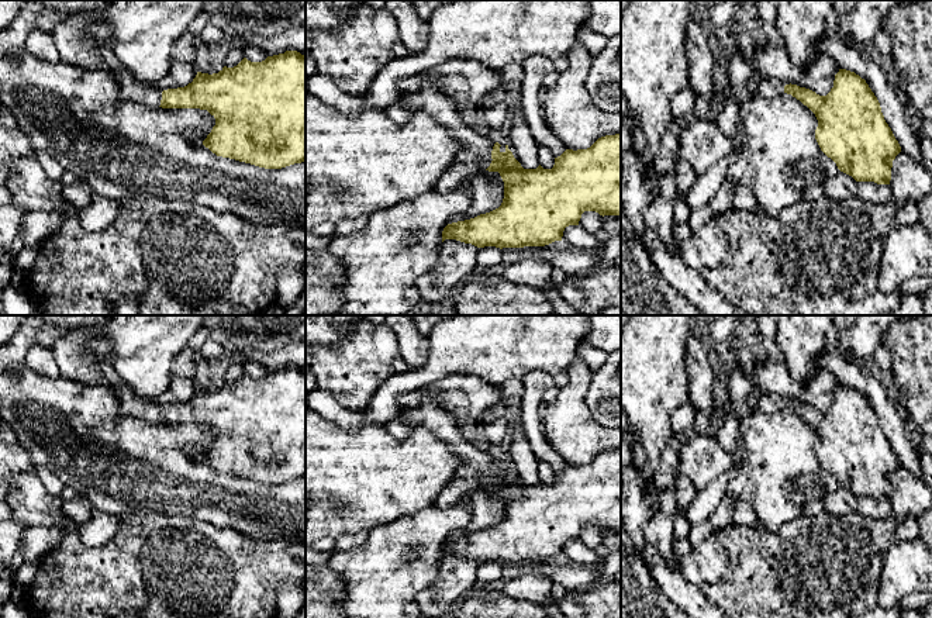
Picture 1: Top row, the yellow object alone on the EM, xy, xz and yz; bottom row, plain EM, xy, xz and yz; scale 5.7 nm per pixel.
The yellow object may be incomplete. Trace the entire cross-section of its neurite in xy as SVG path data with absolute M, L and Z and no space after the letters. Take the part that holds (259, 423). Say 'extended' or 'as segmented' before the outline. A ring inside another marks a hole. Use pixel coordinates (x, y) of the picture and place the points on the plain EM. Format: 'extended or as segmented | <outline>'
extended | M297 366L267 372L262 377L244 373L237 381L224 381L218 389L197 387L191 398L184 403L158 405L153 400L138 397L134 391L121 387L117 391L120 411L124 417L137 417L148 422L162 424L200 424L207 425L215 441L203 456L213 469L235 474L265 484L282 484L306 477L306 372Z

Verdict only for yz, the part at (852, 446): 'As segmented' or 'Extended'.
As segmented

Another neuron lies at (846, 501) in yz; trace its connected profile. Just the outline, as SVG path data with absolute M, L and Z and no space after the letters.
M839 486L835 491L826 496L824 511L832 515L845 517L855 512L856 507L857 497L852 491Z

